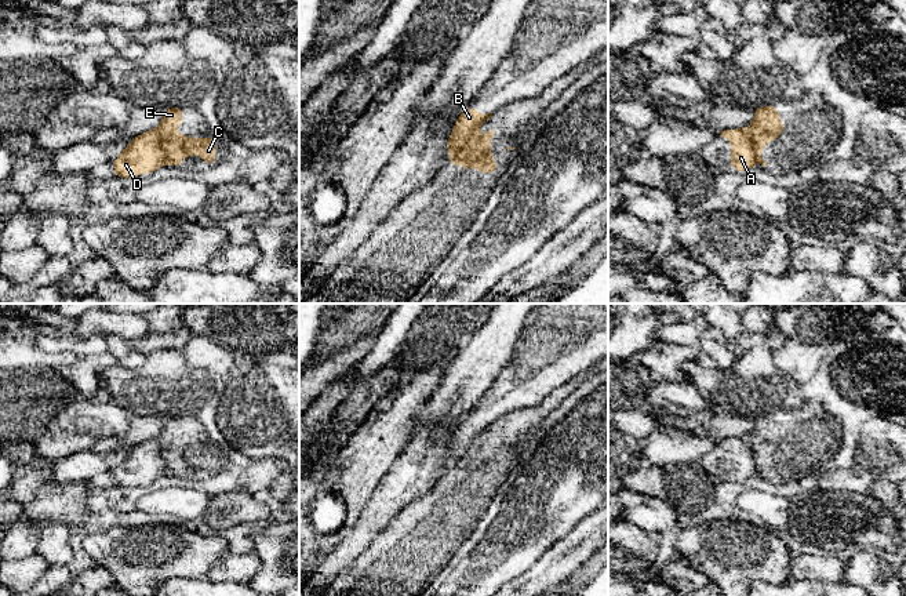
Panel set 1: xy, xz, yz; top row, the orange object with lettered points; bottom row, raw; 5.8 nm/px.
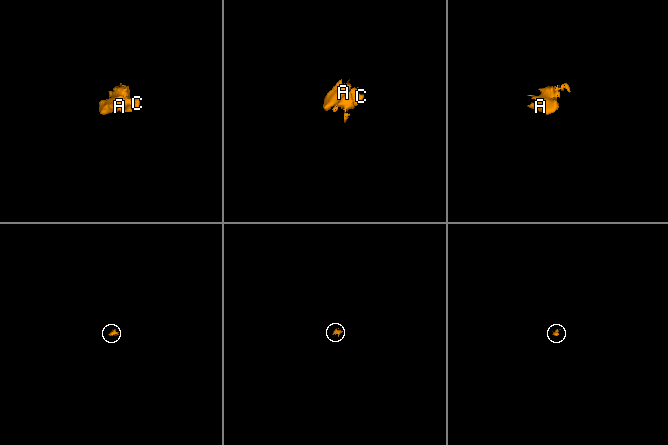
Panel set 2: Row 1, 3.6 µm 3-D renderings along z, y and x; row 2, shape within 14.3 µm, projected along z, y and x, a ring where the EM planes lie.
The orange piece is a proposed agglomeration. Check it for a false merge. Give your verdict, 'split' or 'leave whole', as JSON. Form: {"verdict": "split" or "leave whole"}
{"verdict": "split"}

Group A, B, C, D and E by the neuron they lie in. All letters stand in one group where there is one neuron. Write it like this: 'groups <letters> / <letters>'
groups A B D / C E

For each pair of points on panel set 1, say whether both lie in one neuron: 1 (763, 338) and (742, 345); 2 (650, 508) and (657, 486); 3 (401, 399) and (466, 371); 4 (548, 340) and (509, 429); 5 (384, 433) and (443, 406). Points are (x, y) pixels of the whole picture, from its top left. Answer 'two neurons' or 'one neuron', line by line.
1: one neuron
2: two neurons
3: two neurons
4: two neurons
5: two neurons

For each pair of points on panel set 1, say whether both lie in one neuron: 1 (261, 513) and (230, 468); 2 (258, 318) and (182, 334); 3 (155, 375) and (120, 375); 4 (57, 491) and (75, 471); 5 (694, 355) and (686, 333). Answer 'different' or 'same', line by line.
1: different
2: different
3: same
4: different
5: different

